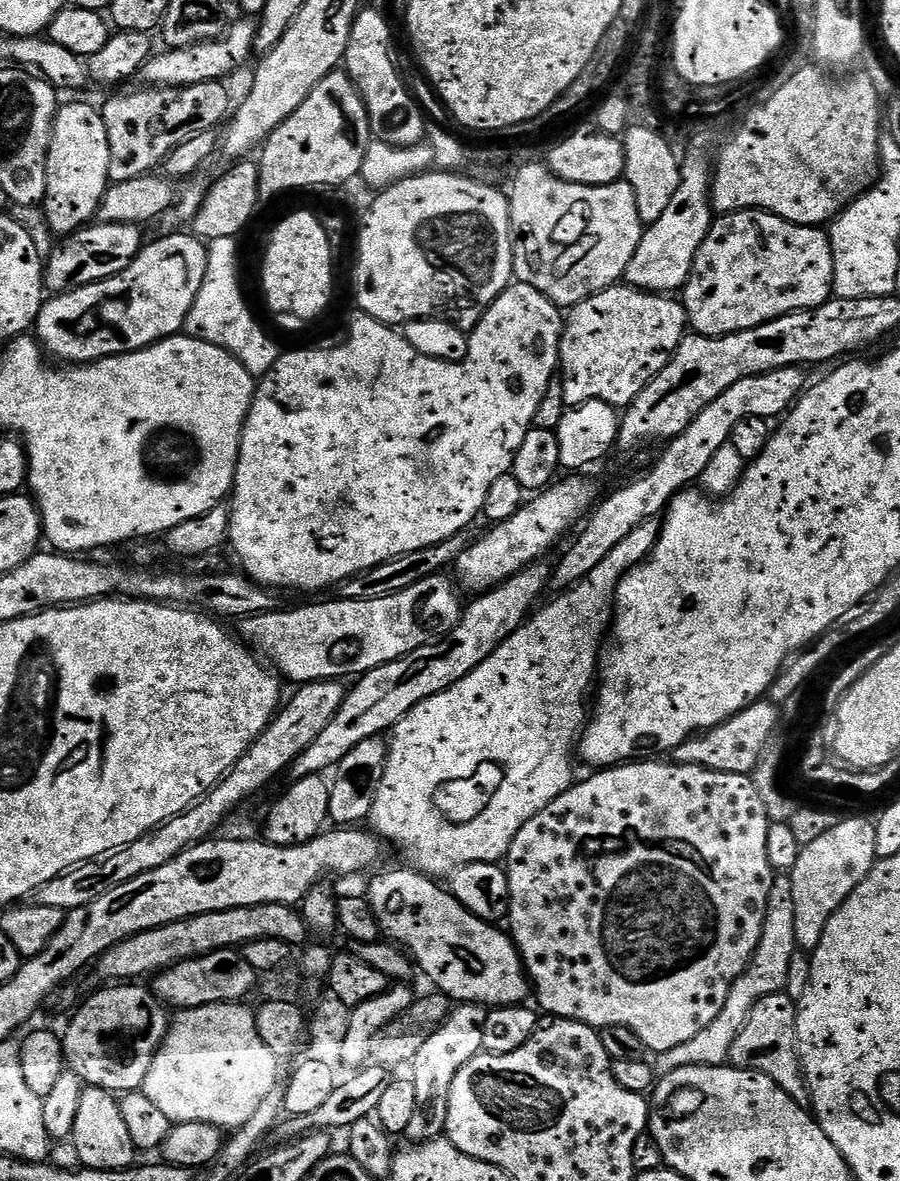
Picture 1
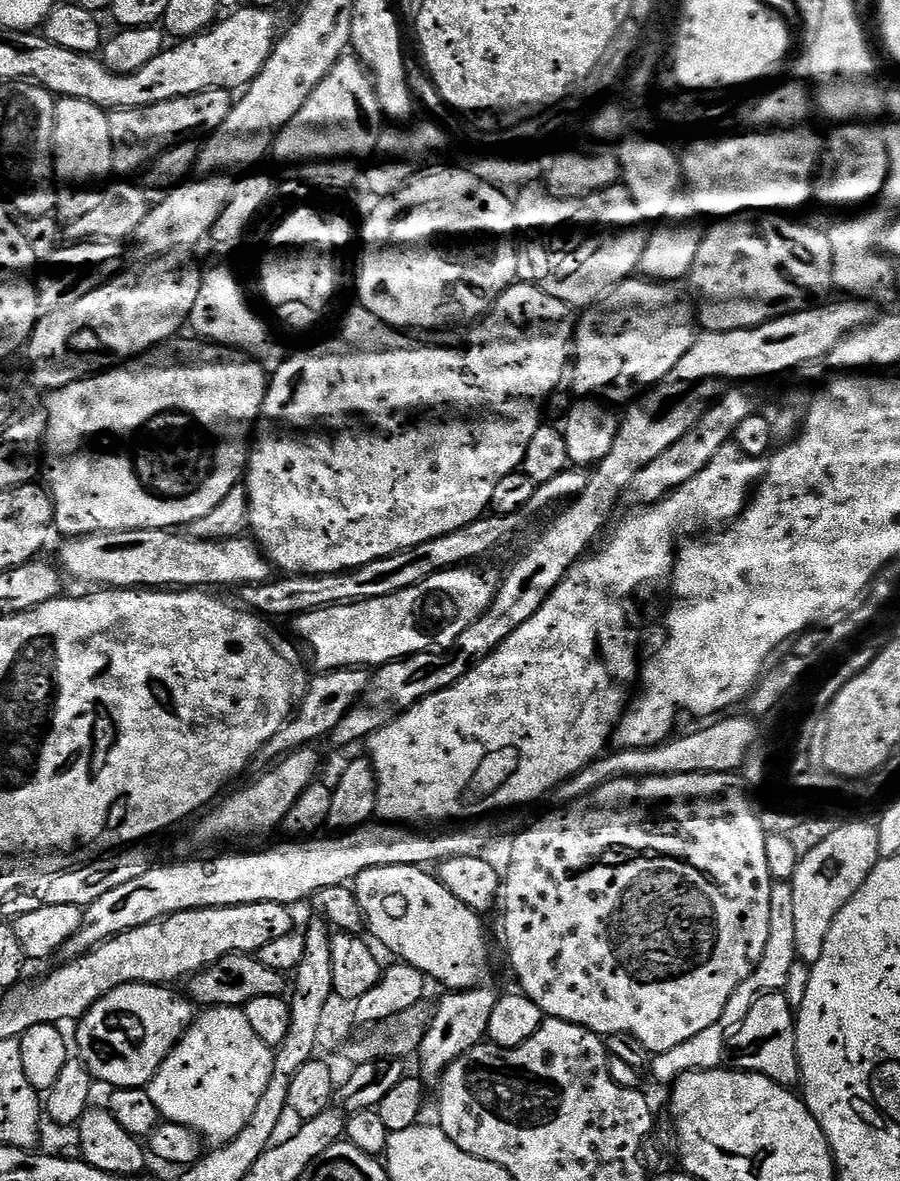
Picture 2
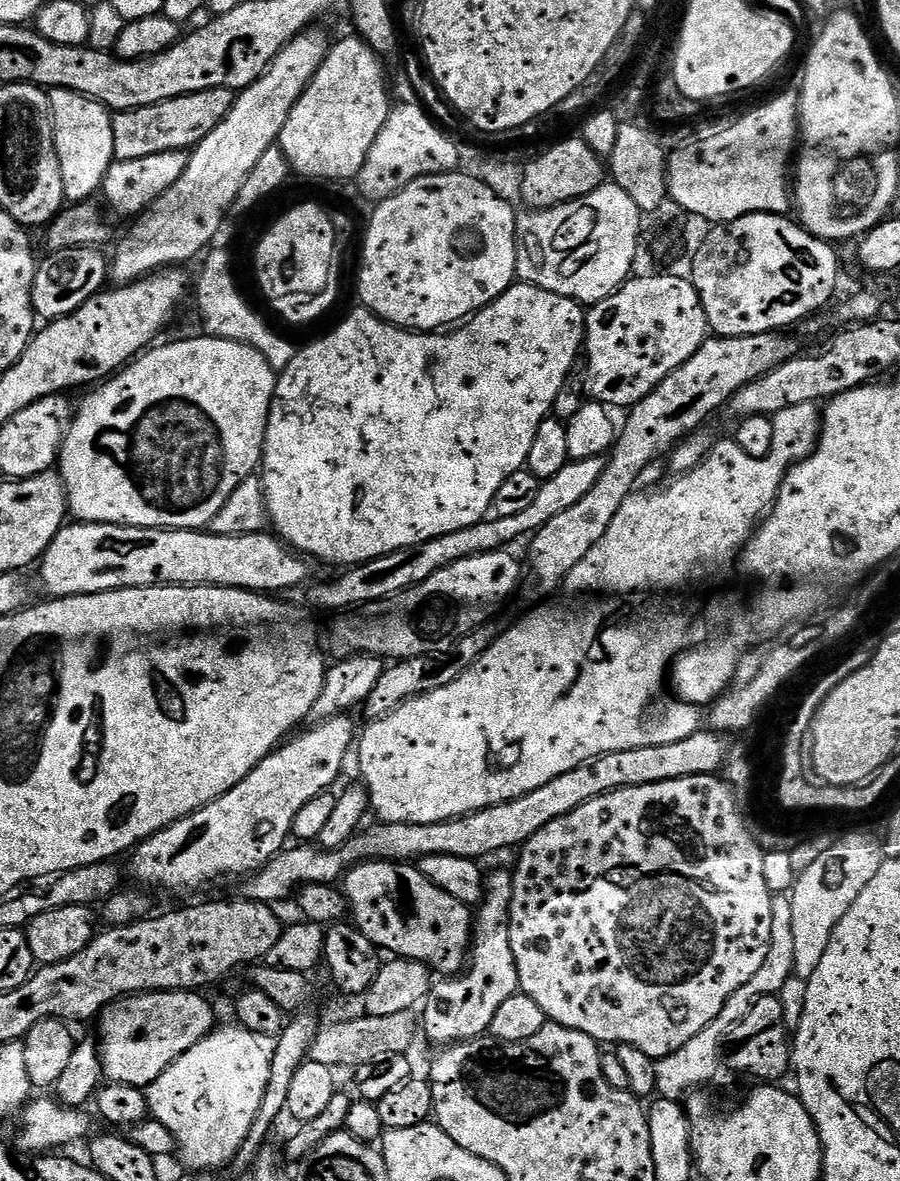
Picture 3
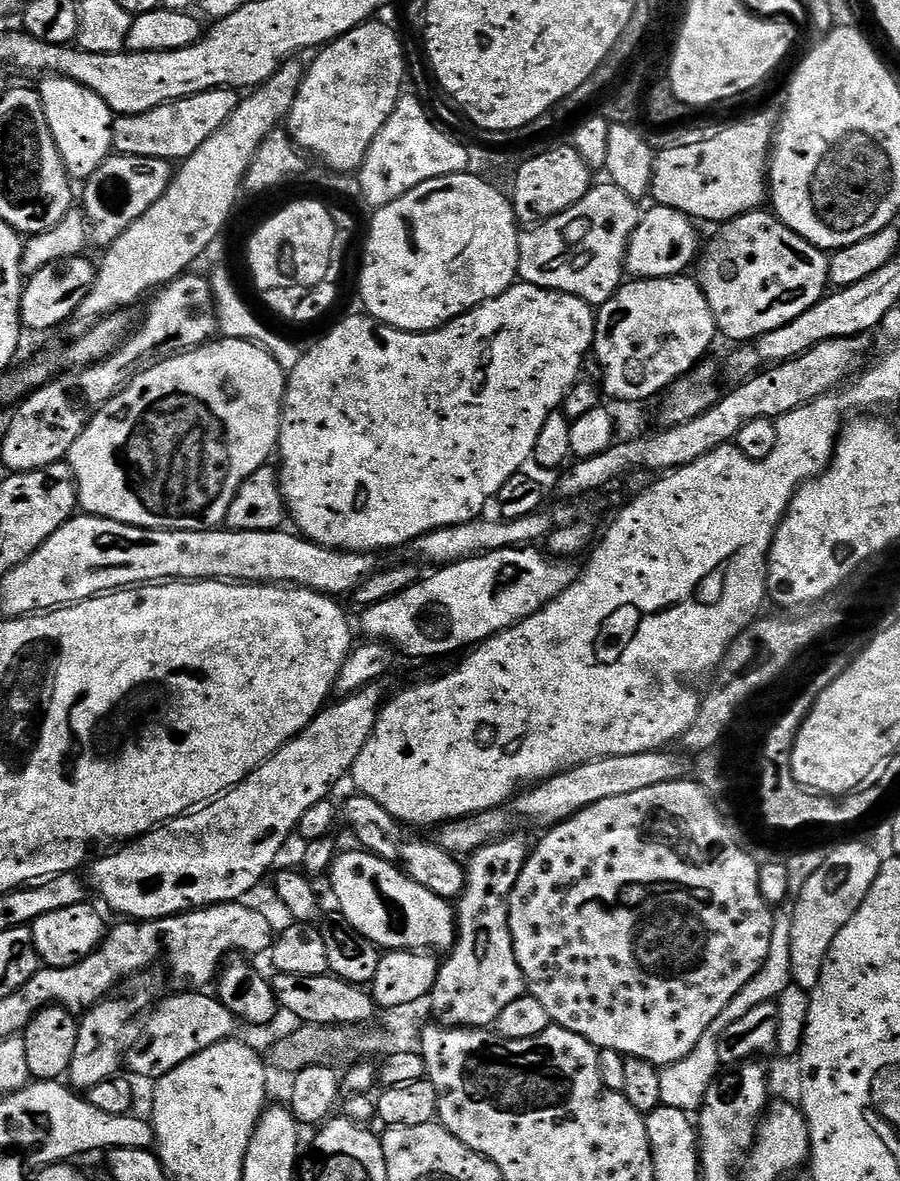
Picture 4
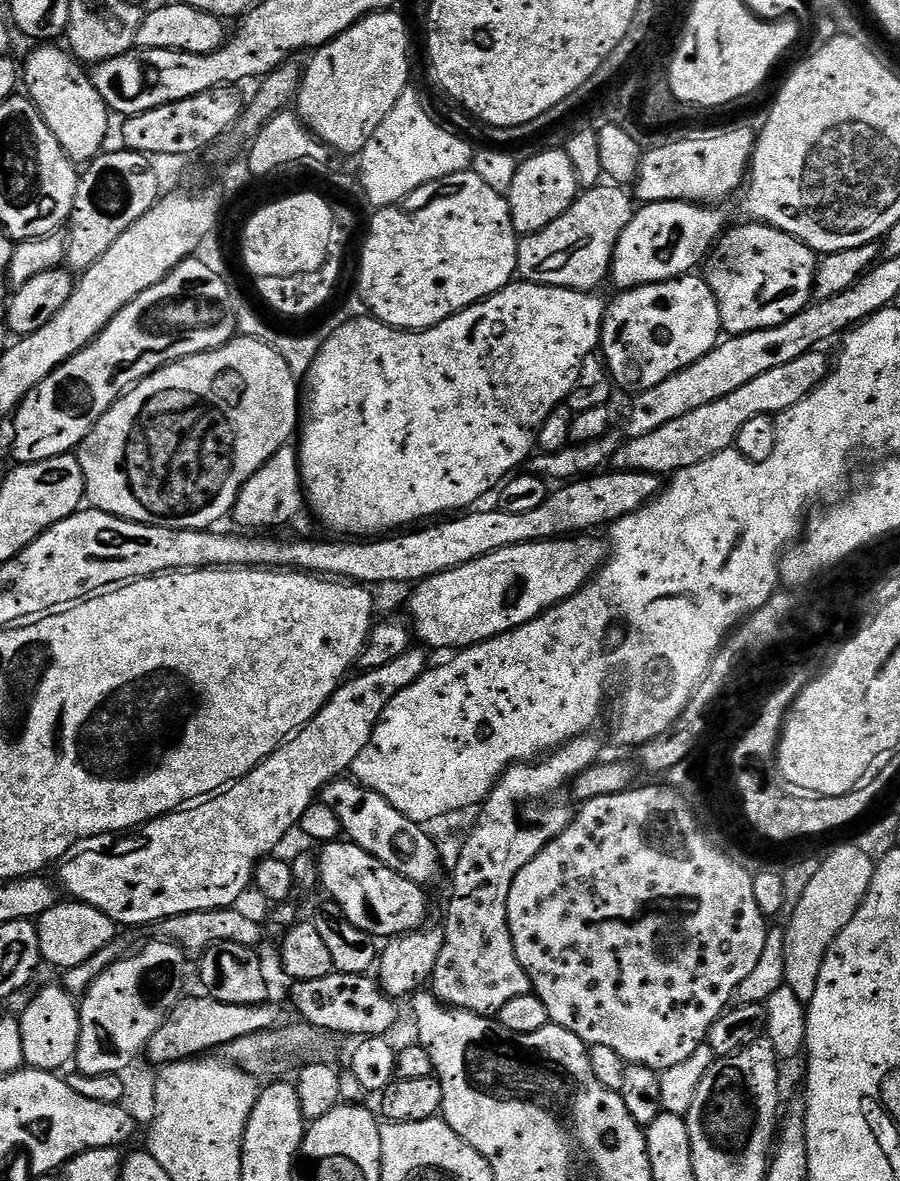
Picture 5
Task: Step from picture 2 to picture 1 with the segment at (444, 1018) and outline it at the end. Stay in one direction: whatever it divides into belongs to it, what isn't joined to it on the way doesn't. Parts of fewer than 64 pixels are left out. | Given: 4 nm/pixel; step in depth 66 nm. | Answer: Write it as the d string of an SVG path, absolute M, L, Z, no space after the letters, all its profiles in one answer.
M461 1003L453 1007L441 1028L418 1049L418 1054L410 1062L410 1076L418 1090L418 1110L414 1110L406 1136L412 1142L435 1140L445 1135L446 1114L450 1088L454 1086L454 1078L470 1058L484 1051L482 1042L482 1026L486 1026L489 1009L479 1004Z

